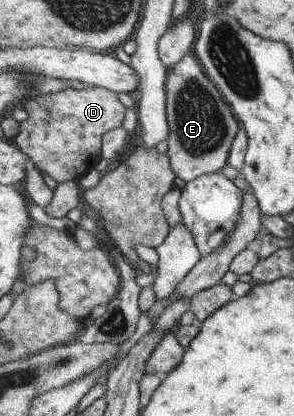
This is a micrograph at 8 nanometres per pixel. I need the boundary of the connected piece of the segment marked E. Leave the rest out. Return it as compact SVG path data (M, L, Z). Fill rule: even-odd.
M194 51L188 54L176 67L169 70L167 75L167 114L169 117L170 131L168 154L171 159L172 169L177 177L188 182L198 179L201 175L219 172L230 155L230 147L237 138L242 125L232 111L230 104L216 84L205 74L199 59Z

